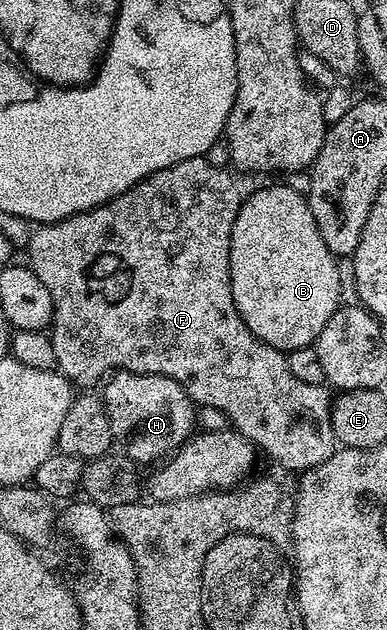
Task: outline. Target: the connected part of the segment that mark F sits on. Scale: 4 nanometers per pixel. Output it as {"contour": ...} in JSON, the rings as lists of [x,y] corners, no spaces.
{"contour":[[[208,157],[188,158],[174,166],[163,168],[154,174],[148,174],[139,184],[135,184],[127,192],[115,196],[111,201],[96,206],[94,210],[84,210],[62,222],[46,222],[38,225],[30,233],[27,253],[29,269],[43,280],[47,292],[51,292],[53,301],[53,325],[51,337],[53,339],[56,369],[60,374],[69,379],[77,388],[93,388],[97,381],[100,383],[106,376],[118,370],[130,370],[136,374],[158,374],[175,380],[185,389],[194,403],[219,408],[228,416],[232,429],[239,431],[248,442],[258,447],[262,455],[265,454],[277,466],[285,470],[304,472],[323,464],[338,449],[339,443],[333,425],[331,412],[333,403],[331,394],[325,386],[303,384],[296,376],[291,376],[291,368],[287,368],[285,354],[268,346],[259,340],[243,324],[239,312],[233,303],[231,292],[231,228],[235,228],[235,216],[239,212],[243,201],[243,194],[237,191],[237,182],[221,166],[208,162]]]}

